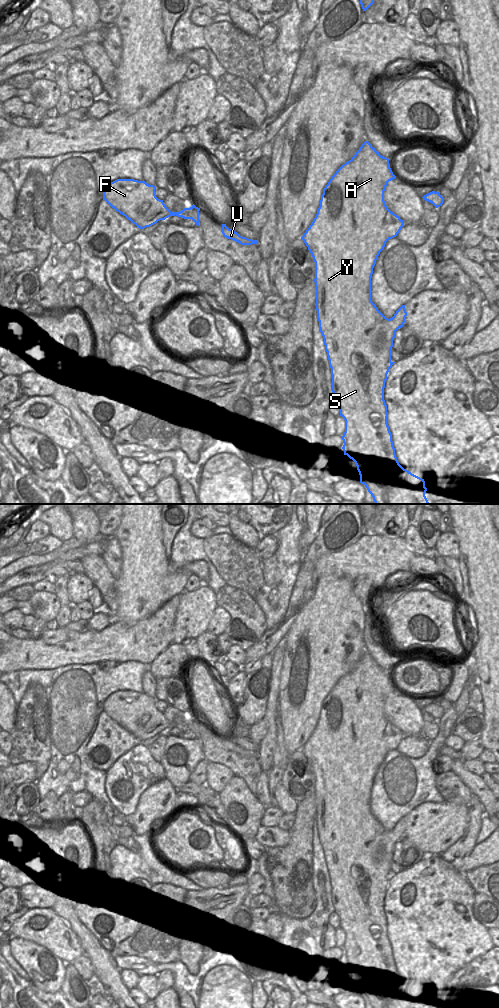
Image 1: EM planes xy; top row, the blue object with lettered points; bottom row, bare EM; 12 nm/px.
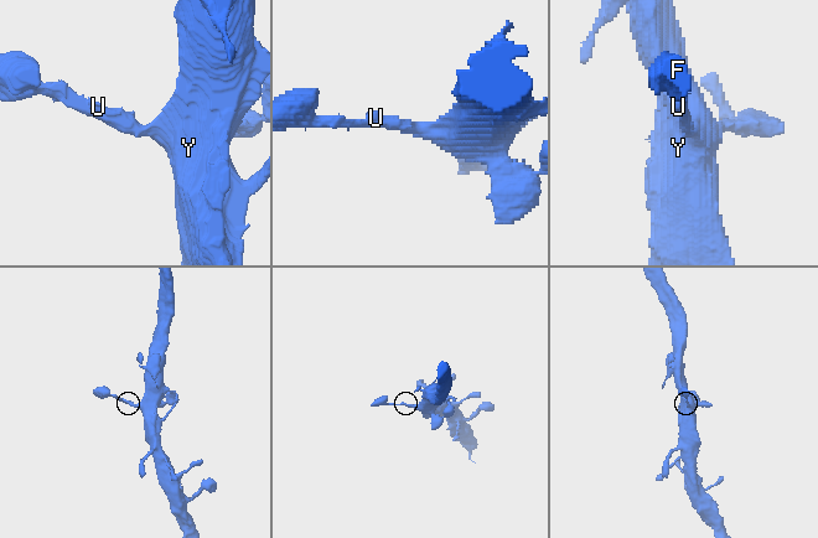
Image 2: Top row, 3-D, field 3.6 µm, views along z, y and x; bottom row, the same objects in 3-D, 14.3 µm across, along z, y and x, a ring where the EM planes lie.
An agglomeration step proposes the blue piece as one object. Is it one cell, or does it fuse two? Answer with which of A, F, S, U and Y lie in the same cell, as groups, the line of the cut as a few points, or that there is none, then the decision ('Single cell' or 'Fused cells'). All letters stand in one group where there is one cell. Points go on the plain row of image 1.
Groups: A F S U Y. No split. Single cell

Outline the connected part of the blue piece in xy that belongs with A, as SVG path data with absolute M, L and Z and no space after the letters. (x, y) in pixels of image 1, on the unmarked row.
M365 653L356 666L351 672L343 676L336 685L332 688L328 696L323 701L323 706L320 712L320 718L317 722L317 726L306 742L301 751L304 753L311 765L313 772L315 774L315 799L316 799L316 822L317 831L319 833L320 844L324 851L325 862L327 864L329 878L331 880L332 887L332 904L335 912L340 918L340 928L345 932L345 944L342 948L343 952L343 963L344 967L347 967L352 971L360 987L360 995L364 996L371 1008L425 1008L427 1000L425 999L424 991L412 986L408 982L404 981L398 974L395 960L393 958L392 946L389 942L387 935L387 917L384 912L384 900L385 894L387 892L387 886L392 877L396 874L391 873L391 864L393 859L393 852L395 850L395 844L404 838L405 830L407 824L405 822L405 817L402 817L390 831L386 830L376 819L376 817L371 812L371 790L373 786L373 780L376 776L376 772L380 764L384 761L386 754L397 748L401 740L404 737L403 732L399 728L391 724L385 716L384 713L384 703L389 693L396 690L393 686L389 672L386 669L380 667L375 660L372 659L370 654Z

